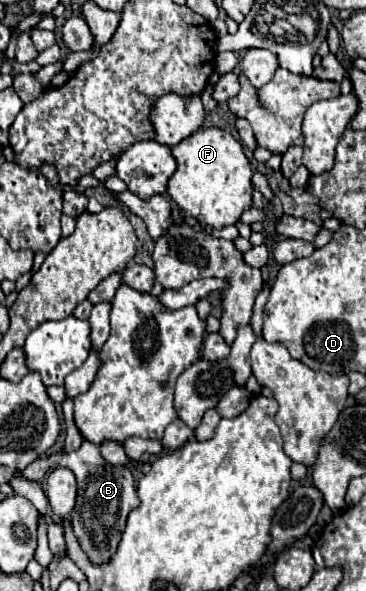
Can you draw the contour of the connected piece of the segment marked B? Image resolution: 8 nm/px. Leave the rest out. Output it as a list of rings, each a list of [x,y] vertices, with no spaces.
[[[83,438],[79,450],[75,452],[59,452],[47,458],[37,458],[33,464],[29,464],[23,474],[29,480],[40,482],[48,469],[65,467],[73,470],[77,478],[77,502],[69,516],[75,536],[79,538],[79,544],[87,552],[87,556],[95,562],[107,562],[109,556],[117,550],[119,538],[125,530],[125,520],[133,508],[139,506],[139,498],[135,492],[135,478],[127,466],[113,466],[109,464],[101,454],[99,448],[93,442],[87,442]]]

